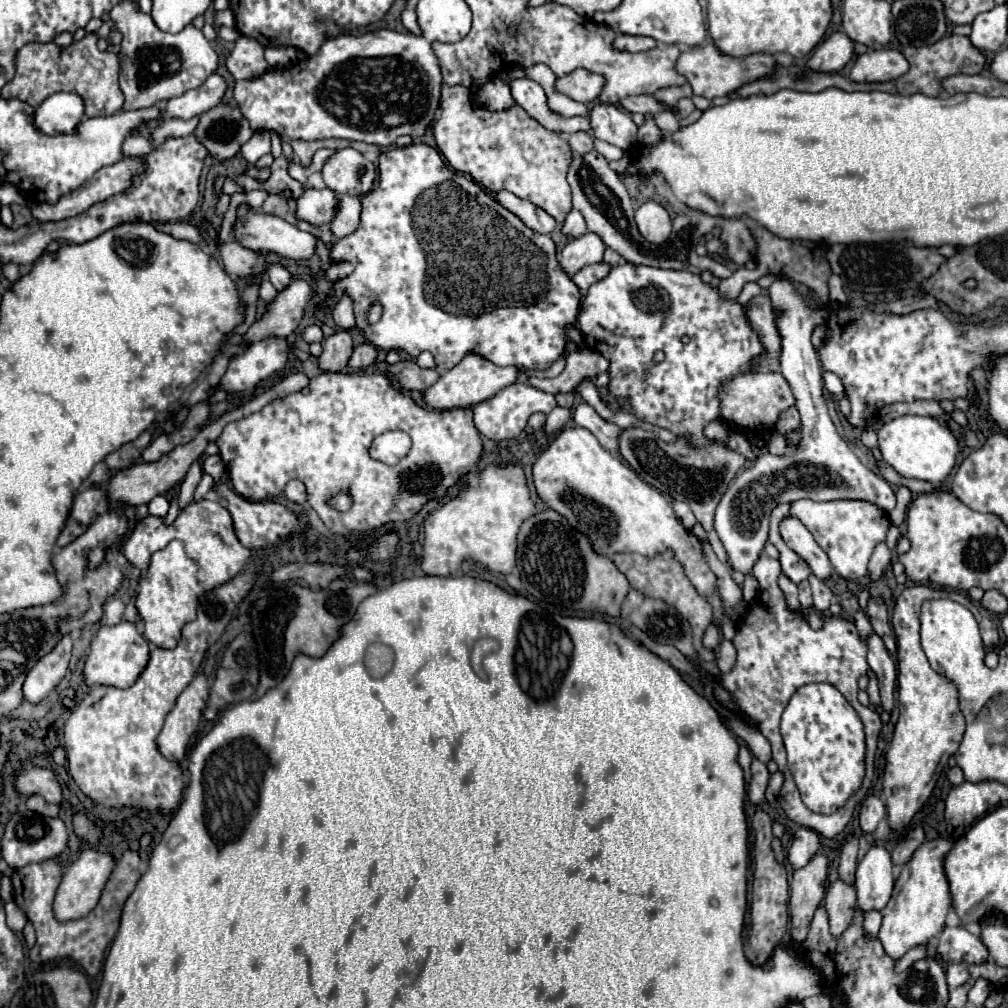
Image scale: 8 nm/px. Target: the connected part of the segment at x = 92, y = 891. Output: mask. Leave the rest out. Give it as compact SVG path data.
M86 848L82 850L82 854L78 856L76 862L72 862L68 866L68 870L64 872L64 878L62 878L62 884L56 892L56 898L54 898L54 914L60 922L64 920L78 920L82 916L86 916L100 900L100 894L104 890L104 884L110 876L114 868L114 858L112 854L108 852L98 852L98 850L92 850L92 848Z

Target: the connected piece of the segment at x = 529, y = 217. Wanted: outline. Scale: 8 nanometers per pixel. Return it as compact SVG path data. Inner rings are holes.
M500 190L496 194L496 200L500 204L504 204L504 208L508 208L512 214L516 214L528 228L532 228L534 232L540 232L540 234L550 234L556 226L556 220L546 214L542 208L534 206L532 202L528 200L522 200L518 196L514 196L512 192L506 192L506 190Z

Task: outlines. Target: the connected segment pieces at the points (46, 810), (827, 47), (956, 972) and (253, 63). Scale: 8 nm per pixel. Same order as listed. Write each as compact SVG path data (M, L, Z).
M36 794L28 798L26 806L28 806L28 810L38 812L38 814L42 814L42 816L58 816L58 810L60 810L56 804L50 804L50 802L46 802L42 796L36 796Z
M834 32L816 46L806 66L814 72L840 72L852 58L852 46L854 42L846 34Z
M950 964L946 970L946 980L948 980L950 988L958 988L958 986L966 984L968 978L970 978L970 974L964 964Z
M240 36L236 40L236 48L228 56L226 66L236 80L262 76L268 70L268 62L264 60L264 46L248 36Z

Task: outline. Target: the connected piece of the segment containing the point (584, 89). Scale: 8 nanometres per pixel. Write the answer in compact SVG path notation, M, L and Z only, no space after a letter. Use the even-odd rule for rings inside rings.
M578 68L564 78L558 78L556 88L576 102L594 102L604 88L604 76Z

